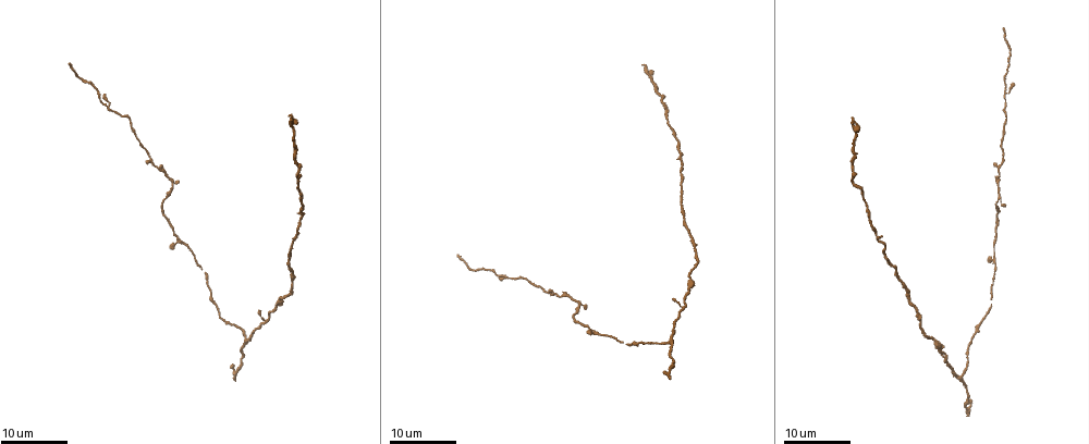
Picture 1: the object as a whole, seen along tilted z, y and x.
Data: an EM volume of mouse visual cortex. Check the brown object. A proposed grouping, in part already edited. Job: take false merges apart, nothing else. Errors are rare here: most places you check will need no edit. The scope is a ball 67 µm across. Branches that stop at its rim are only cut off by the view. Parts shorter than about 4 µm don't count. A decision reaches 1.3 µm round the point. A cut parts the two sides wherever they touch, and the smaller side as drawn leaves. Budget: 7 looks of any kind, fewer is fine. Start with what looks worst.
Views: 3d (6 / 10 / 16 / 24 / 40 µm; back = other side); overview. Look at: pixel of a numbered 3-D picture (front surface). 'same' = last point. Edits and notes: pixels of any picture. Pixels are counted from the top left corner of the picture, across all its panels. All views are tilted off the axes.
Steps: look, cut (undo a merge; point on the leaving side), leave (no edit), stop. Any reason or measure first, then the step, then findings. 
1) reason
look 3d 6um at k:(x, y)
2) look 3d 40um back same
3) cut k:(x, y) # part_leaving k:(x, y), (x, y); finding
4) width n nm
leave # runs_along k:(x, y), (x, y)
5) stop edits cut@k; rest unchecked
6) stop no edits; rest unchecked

three-way junction
look 3d 16um at 1:(244, 337)

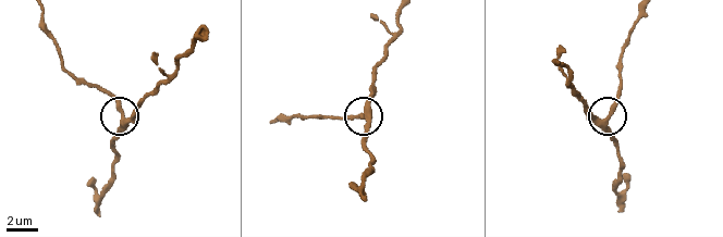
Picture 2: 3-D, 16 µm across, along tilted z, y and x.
look 3d 10um at 2:(121, 113)

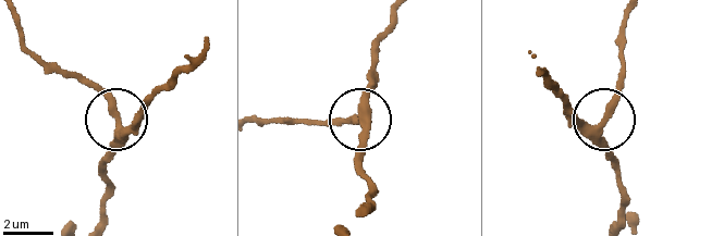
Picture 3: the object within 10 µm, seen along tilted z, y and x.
leave # one cell here

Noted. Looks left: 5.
three arms meet
look 3d 24um at 1:(179, 240)

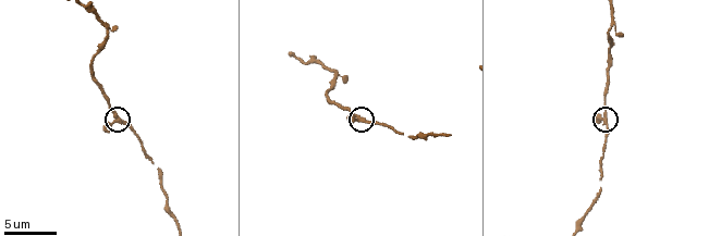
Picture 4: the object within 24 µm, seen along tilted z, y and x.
look 3d 10um at 4:(115, 116)

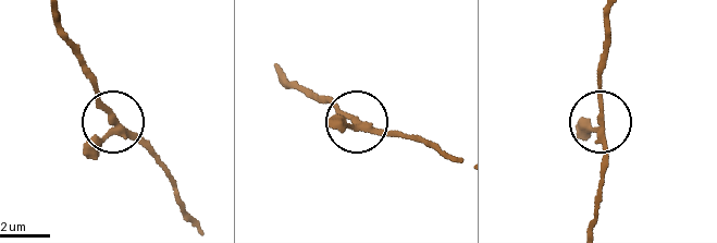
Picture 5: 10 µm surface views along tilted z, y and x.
leave # runs_along 5:(594, 226), (603, 146), (597, 65); continuous, no second cell

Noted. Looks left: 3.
side arm on a straight run
look 3d 10um at 4:(305, 64)

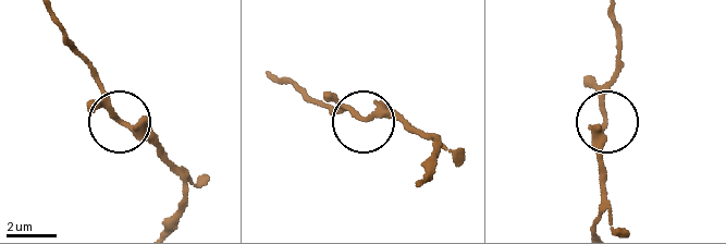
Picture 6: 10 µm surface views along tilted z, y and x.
closer look
look 3d 6um at 6:(123, 124)

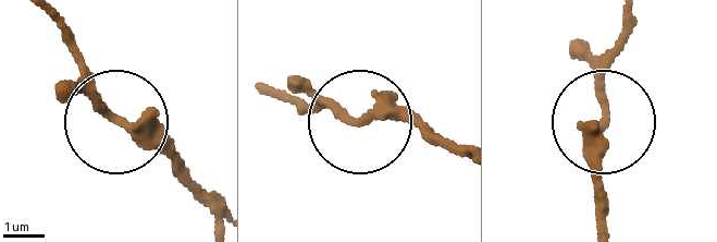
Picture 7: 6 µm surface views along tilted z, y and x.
leave # runs_along 7:(595, 217), (589, 162), (604, 112), (601, 77), (623, 25); one cell here

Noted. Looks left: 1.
stop no edits; rest unchecked

